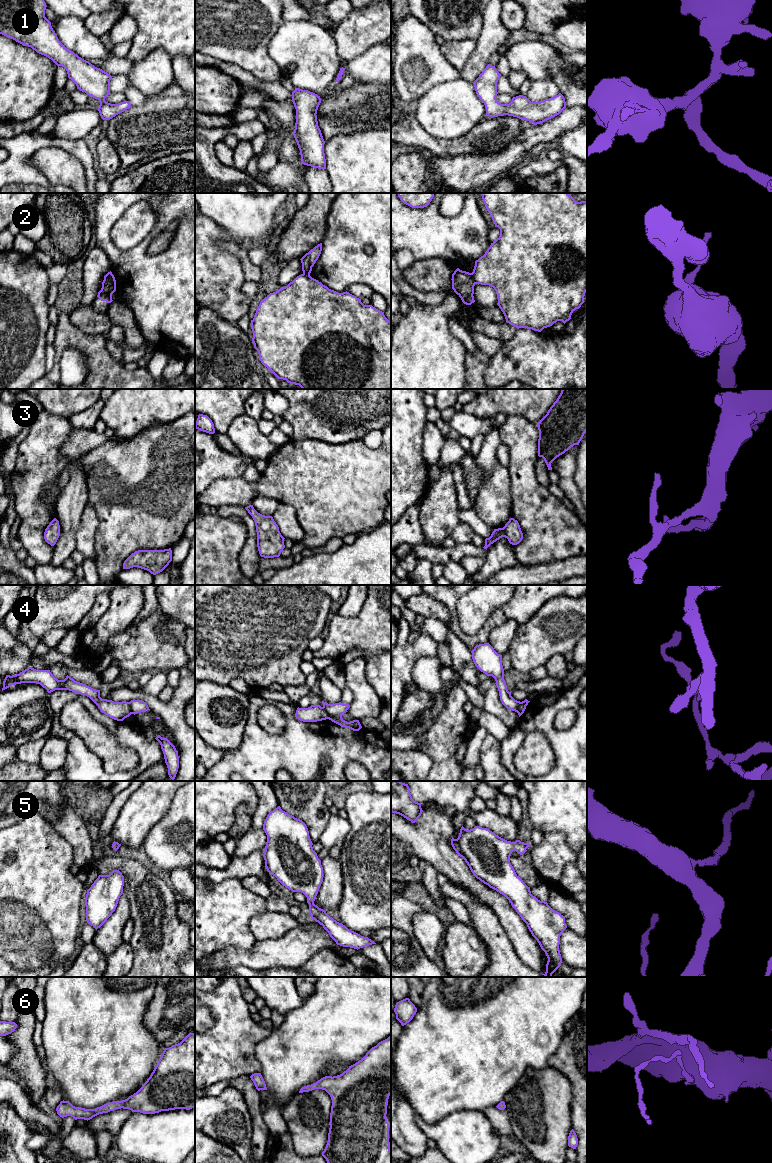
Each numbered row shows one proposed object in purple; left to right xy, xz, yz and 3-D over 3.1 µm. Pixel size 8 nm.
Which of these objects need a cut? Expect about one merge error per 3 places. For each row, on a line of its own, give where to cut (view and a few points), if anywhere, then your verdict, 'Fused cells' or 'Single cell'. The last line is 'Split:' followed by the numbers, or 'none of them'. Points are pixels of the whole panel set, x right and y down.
1: No split. Single cell
2: Split along yz (471, 273), (475, 283). Fused cells
3: No split. Single cell
4: Split along yz (523, 703), (519, 706), (517, 712). Fused cells
5: No split. Single cell
6: No split. Single cell
Split: 2, 4

